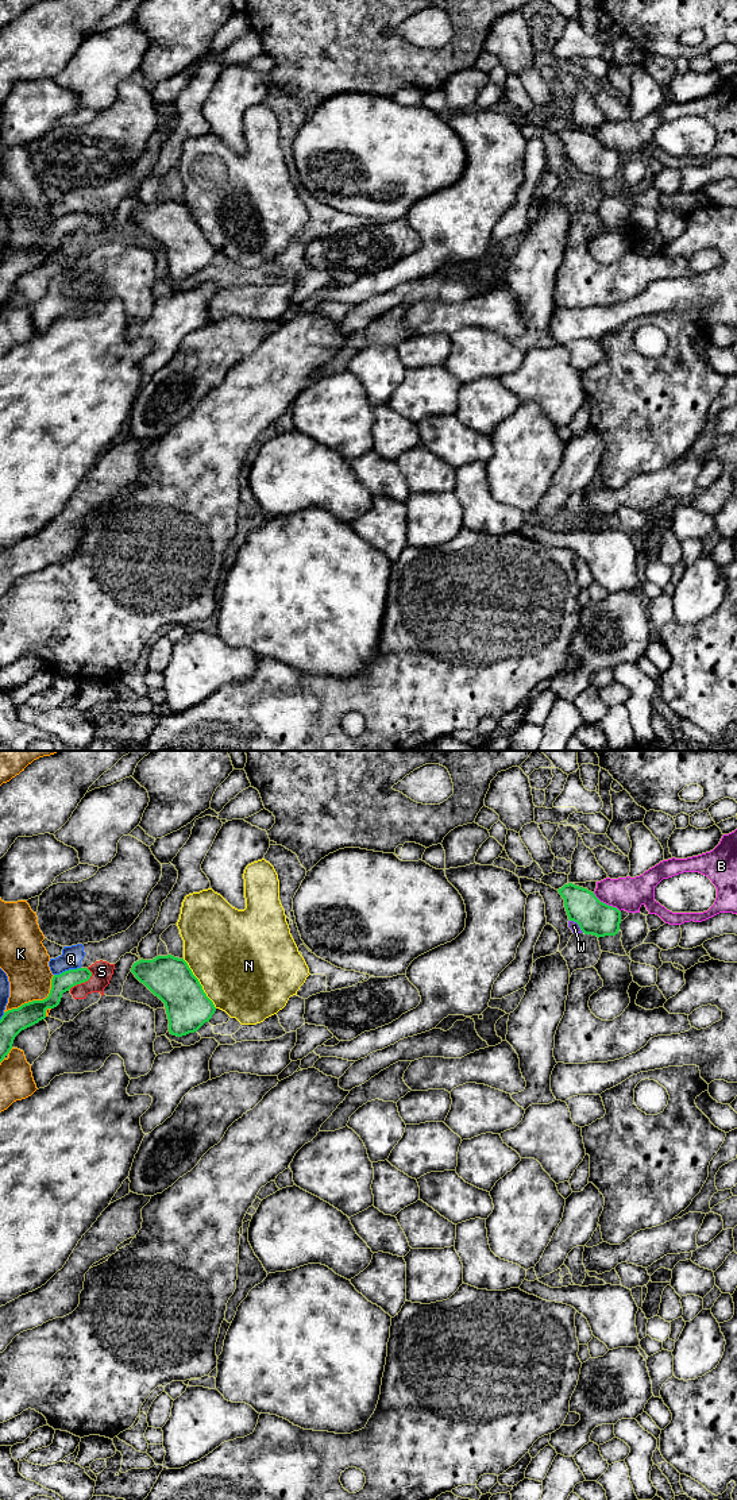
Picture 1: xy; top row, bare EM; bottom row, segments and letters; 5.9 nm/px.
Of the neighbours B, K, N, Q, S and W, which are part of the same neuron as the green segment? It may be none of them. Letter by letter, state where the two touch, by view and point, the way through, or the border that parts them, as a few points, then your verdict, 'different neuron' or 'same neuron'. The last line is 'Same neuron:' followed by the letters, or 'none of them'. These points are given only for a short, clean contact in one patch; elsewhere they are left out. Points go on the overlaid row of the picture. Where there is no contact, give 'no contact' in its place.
B: xy (605, 903) | along xy (593, 893), (620, 912) | different neuron
K: xy (35, 1001) | different neuron
N: xy (199, 983) | different neuron
Q: xy (66, 971) | different neuron
S: xy (81, 982) | different neuron
W: xy (578, 924) | along xy (570, 920), (583, 932) | different neuron
Same neuron: none of them

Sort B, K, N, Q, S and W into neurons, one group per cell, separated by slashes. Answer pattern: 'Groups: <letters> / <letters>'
Groups: B / K / N / Q / S / W

